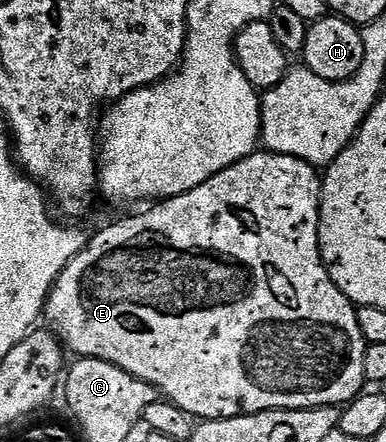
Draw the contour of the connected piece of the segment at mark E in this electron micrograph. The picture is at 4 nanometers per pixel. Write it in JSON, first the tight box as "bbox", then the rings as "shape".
{"bbox":[45,150,367,420],"shape":[[[259,150],[253,152],[248,158],[244,158],[240,162],[236,162],[232,166],[228,166],[224,170],[220,170],[220,174],[216,174],[212,178],[208,178],[208,182],[204,182],[200,186],[196,186],[192,190],[188,190],[179,196],[172,196],[169,200],[163,200],[155,203],[147,212],[142,212],[139,216],[130,216],[127,220],[118,220],[115,224],[107,226],[103,232],[98,232],[95,236],[89,237],[88,243],[82,249],[80,254],[76,254],[76,258],[72,258],[72,262],[68,262],[68,266],[64,266],[64,270],[60,274],[60,278],[54,283],[54,289],[50,291],[50,296],[46,300],[45,319],[50,319],[49,327],[53,329],[59,340],[75,357],[96,358],[104,362],[112,362],[112,366],[120,366],[122,370],[128,370],[128,374],[132,374],[136,378],[140,378],[144,382],[151,384],[153,388],[157,388],[159,393],[171,404],[180,406],[180,410],[184,410],[188,415],[203,420],[223,420],[224,418],[236,418],[237,416],[247,416],[248,414],[256,414],[257,412],[271,412],[272,410],[280,410],[281,408],[329,408],[331,406],[346,406],[355,396],[363,391],[364,385],[367,383],[364,374],[364,354],[367,350],[366,339],[360,330],[360,322],[358,321],[358,308],[350,303],[347,298],[336,286],[336,282],[332,282],[332,278],[328,274],[326,264],[322,260],[322,247],[318,241],[318,227],[320,226],[320,218],[322,217],[322,181],[319,169],[315,165],[304,162],[295,156],[285,156],[279,152],[269,150]]]}

